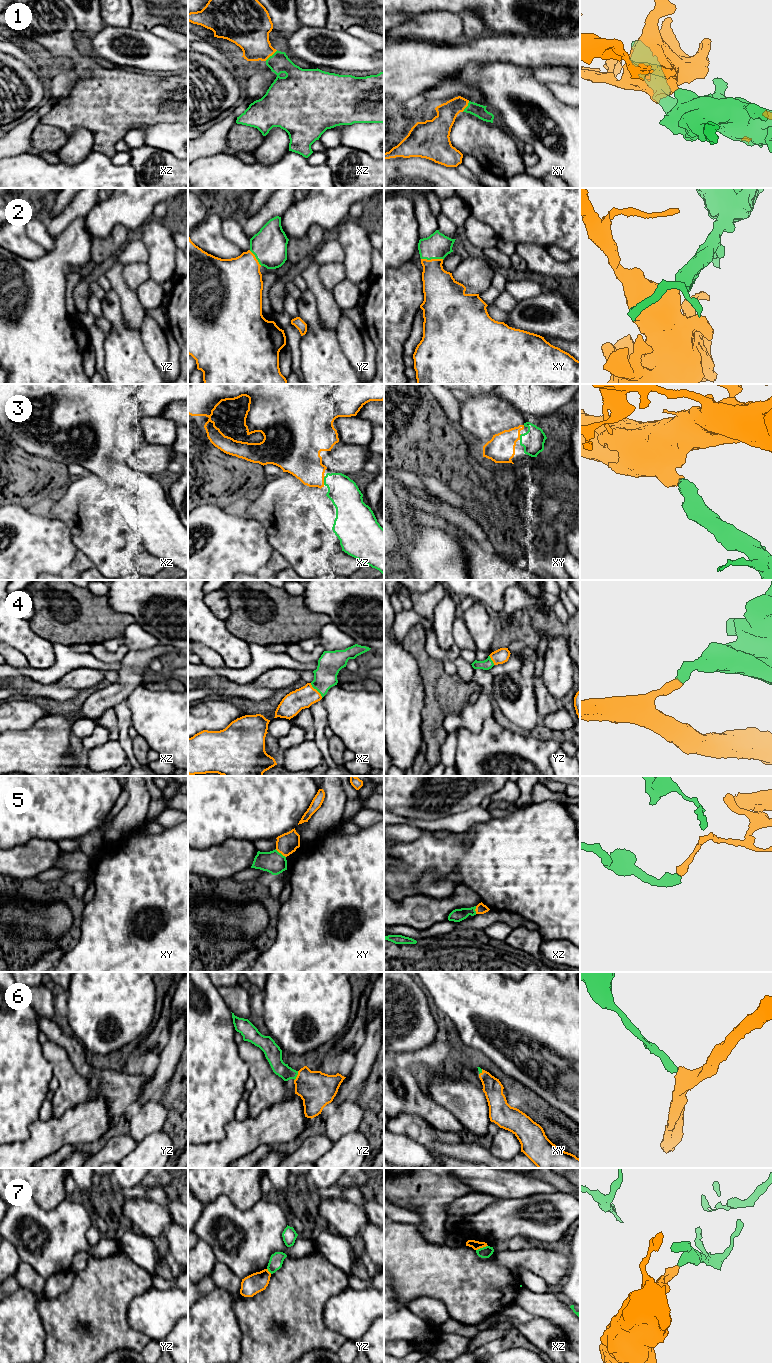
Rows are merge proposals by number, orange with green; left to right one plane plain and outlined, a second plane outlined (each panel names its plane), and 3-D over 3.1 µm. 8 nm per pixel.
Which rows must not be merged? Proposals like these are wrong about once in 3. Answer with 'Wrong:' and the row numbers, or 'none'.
Wrong: 5, 7

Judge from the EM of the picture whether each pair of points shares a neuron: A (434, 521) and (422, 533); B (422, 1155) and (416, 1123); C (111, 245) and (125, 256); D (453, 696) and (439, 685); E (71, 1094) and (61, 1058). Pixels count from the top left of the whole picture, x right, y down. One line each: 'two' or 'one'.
A: two
B: two
C: two
D: one
E: one

